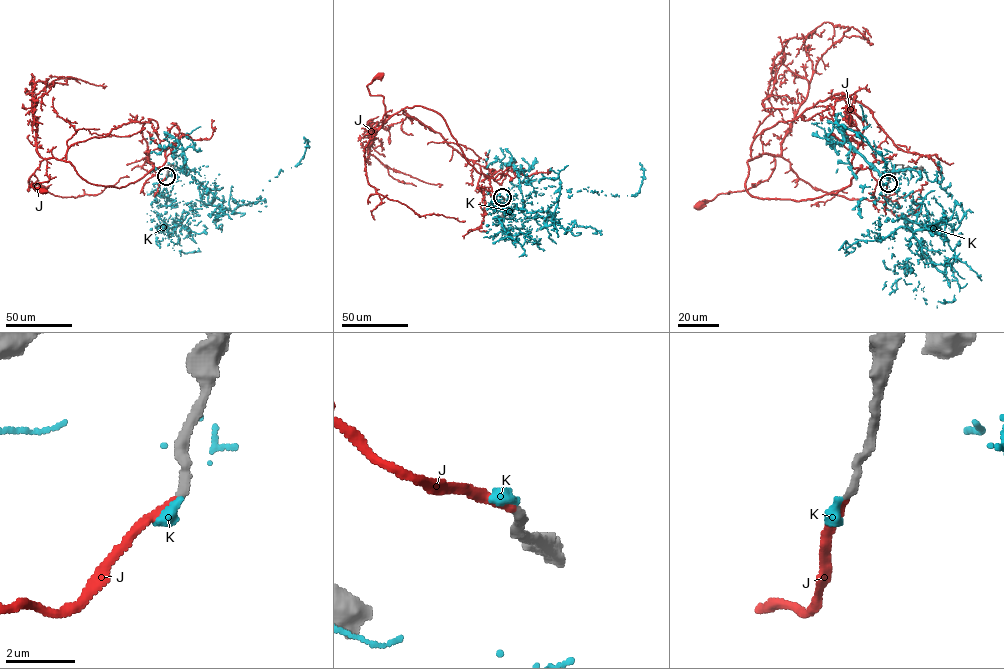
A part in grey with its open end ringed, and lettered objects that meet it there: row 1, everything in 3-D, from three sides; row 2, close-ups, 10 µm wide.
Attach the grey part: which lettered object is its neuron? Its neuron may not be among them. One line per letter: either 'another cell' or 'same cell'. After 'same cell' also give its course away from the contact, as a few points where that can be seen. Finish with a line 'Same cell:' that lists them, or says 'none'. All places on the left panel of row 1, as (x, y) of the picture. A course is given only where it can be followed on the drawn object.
J: same cell | via (166, 176), (160, 180), (154, 167), (120, 188), (96, 185), (48, 158), (49, 180), (31, 185), (43, 191)
K: another cell
Same cell: J

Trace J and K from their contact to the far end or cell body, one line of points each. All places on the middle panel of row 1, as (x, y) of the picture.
J: (502, 197), (466, 159), (435, 111), (406, 107), (383, 125), (383, 97), (371, 95), (367, 87), (379, 76)
K: (502, 196), (529, 218), (501, 231), (497, 215), (507, 231), (536, 231), (583, 188), (634, 195), (639, 162)

